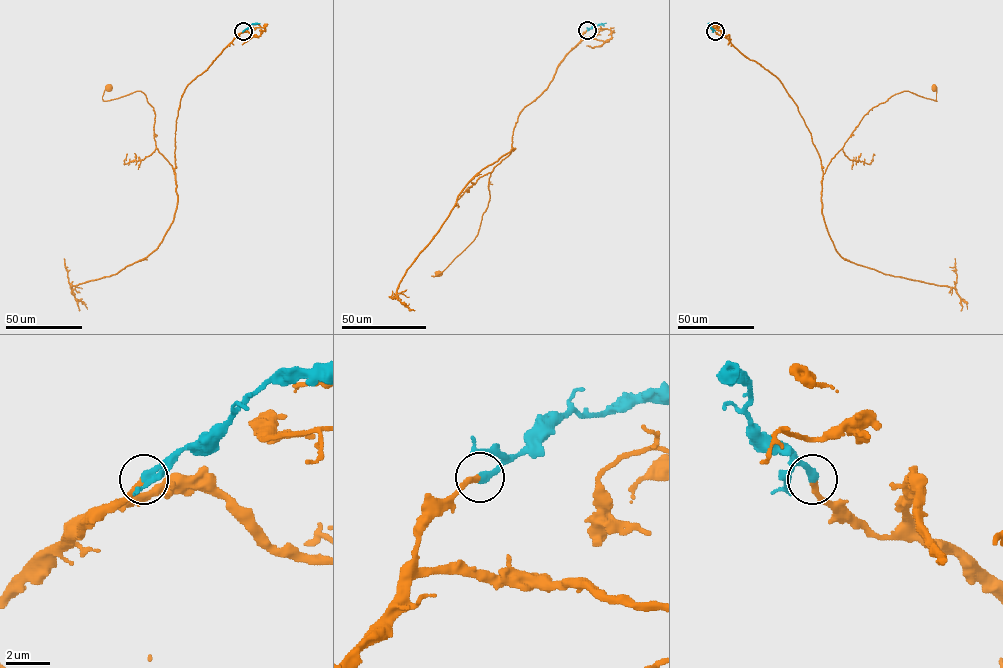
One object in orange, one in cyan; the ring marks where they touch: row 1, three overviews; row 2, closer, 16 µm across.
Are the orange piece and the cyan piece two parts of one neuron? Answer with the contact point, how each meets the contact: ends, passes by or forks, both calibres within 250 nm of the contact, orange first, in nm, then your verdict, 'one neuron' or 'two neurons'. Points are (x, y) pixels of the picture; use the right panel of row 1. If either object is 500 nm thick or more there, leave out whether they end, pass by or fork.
place (715, 31); orange ends; cyan ends; calibres 240 and 380 nm; one neuron

